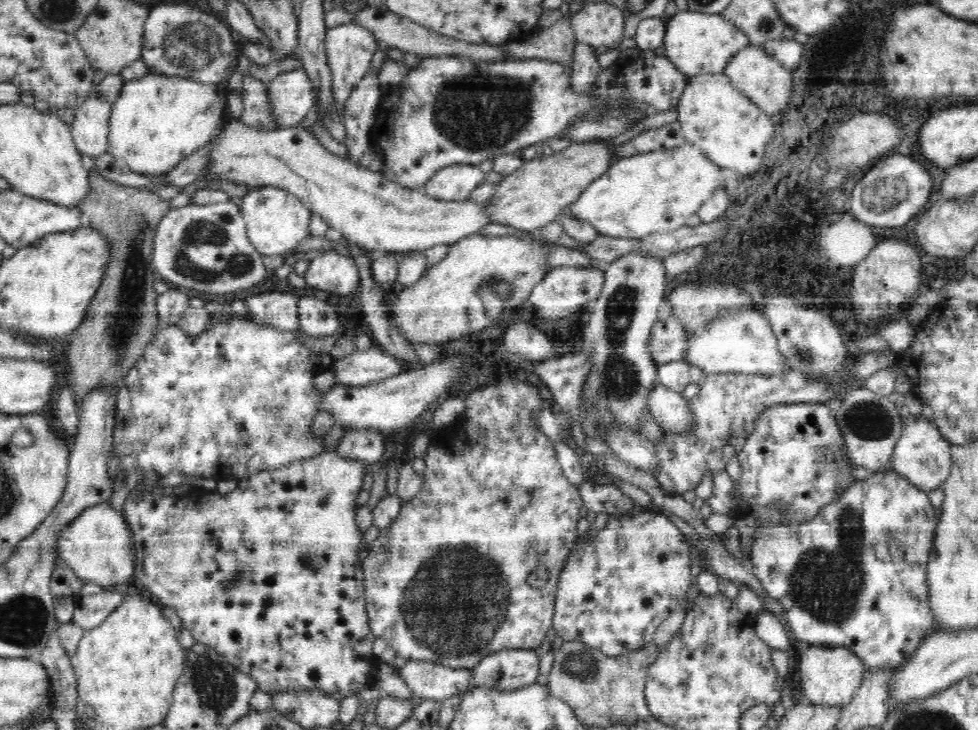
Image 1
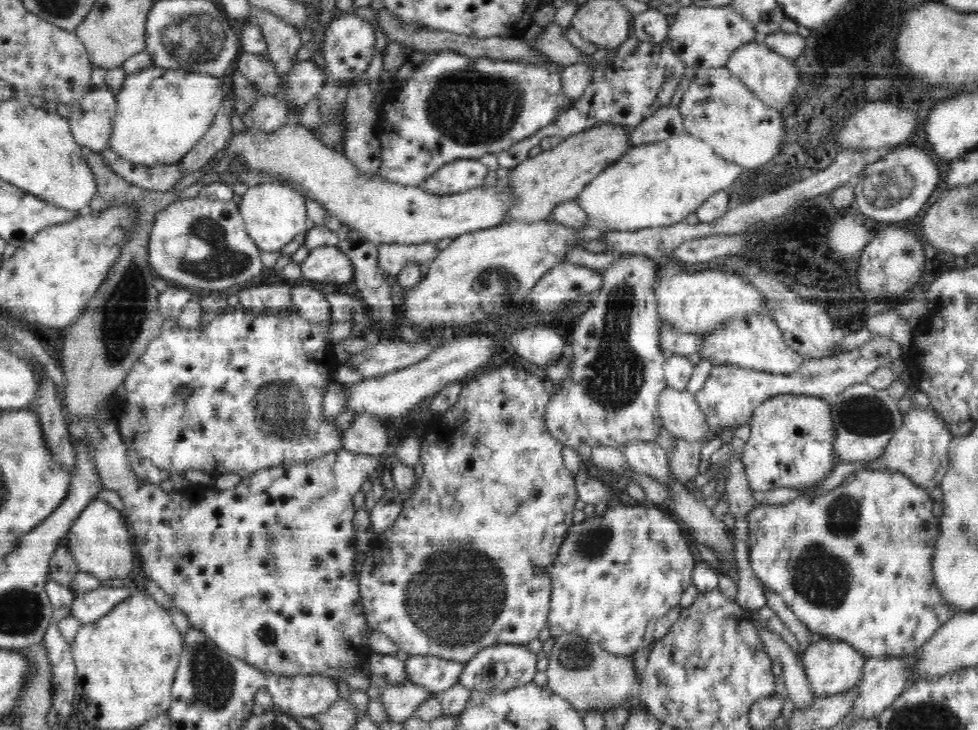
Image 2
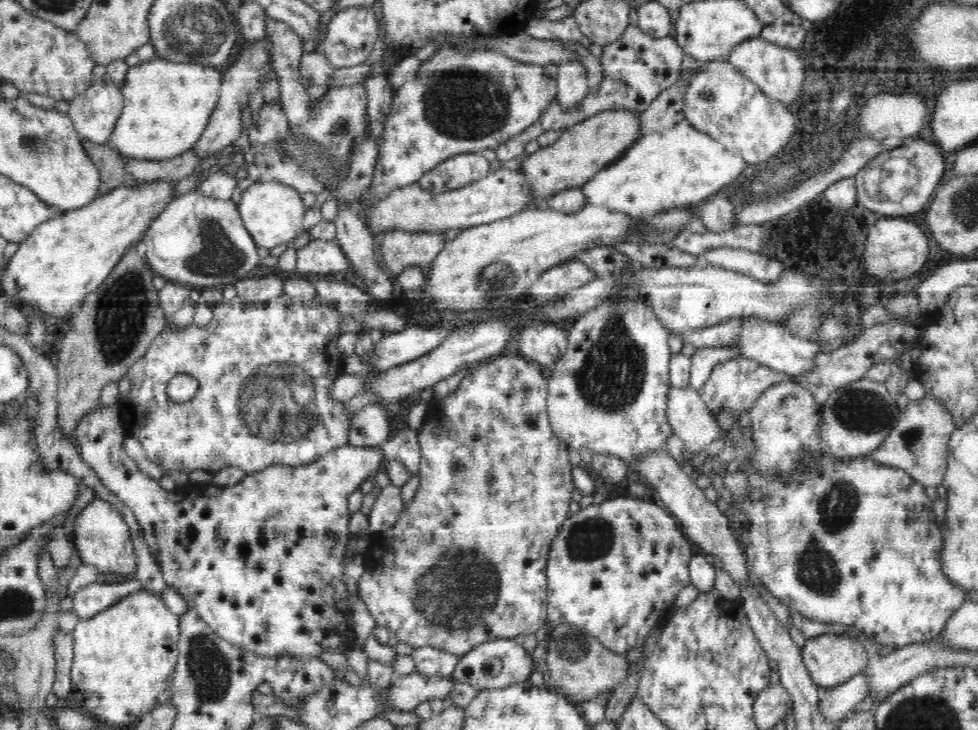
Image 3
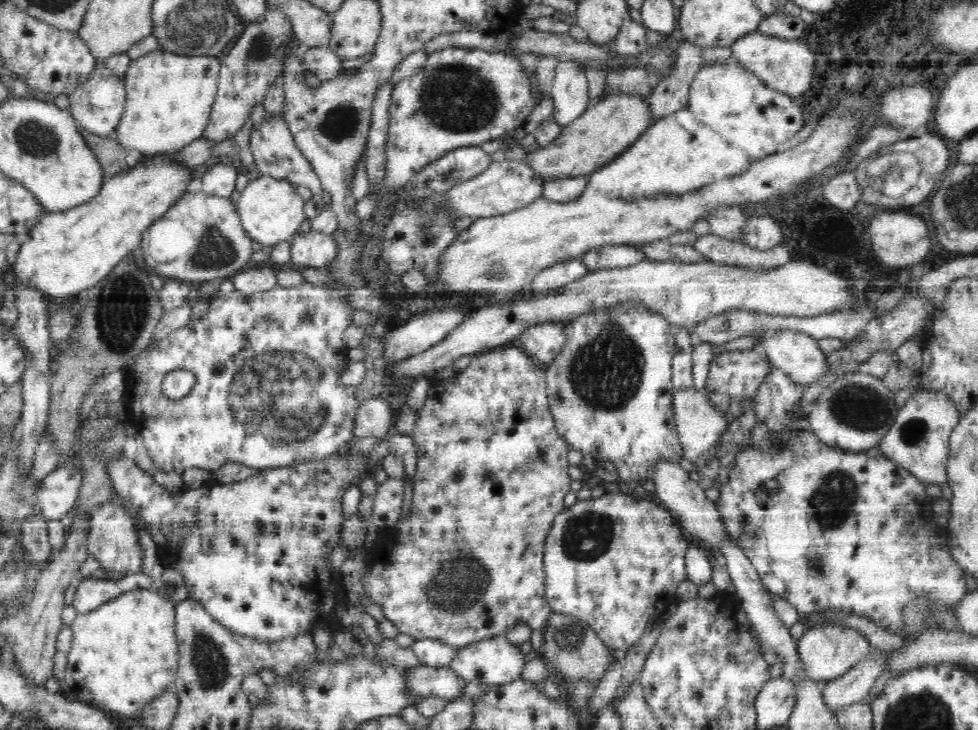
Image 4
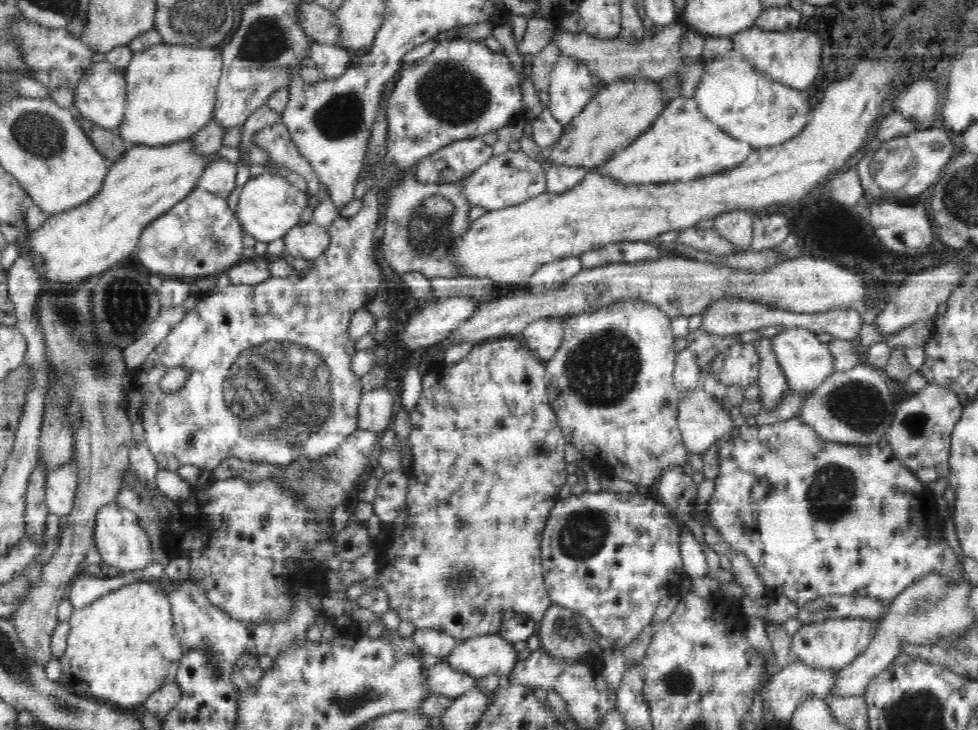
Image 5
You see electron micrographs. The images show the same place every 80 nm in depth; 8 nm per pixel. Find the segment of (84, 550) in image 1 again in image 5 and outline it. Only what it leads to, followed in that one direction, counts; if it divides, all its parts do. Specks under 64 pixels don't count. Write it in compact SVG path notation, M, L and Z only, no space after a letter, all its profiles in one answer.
M115 500L105 504L96 514L94 544L104 564L116 566L121 572L139 571L154 560L150 537L139 524L134 512L121 507Z

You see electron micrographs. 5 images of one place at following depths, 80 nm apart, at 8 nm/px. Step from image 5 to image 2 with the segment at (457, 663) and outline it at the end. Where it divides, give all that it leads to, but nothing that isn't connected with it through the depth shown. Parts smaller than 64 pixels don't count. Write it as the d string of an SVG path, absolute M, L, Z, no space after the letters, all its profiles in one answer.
M497 644L478 651L471 660L463 664L459 682L472 690L505 691L518 685L532 683L536 674L537 654L524 645Z

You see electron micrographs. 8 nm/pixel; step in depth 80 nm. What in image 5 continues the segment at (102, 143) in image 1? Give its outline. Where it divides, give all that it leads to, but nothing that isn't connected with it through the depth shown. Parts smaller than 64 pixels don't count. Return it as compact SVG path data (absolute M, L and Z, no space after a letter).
M88 70L74 88L72 108L79 120L88 119L98 127L117 131L125 115L126 100L123 73Z

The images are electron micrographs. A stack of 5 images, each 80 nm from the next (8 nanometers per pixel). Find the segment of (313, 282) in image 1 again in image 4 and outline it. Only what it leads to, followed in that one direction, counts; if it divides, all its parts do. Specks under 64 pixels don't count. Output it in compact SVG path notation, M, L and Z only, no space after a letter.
M310 229L305 233L296 233L290 238L290 253L292 256L291 266L294 268L306 268L312 266L313 268L325 269L328 264L332 264L338 256L338 246L336 239L326 233L320 233Z

